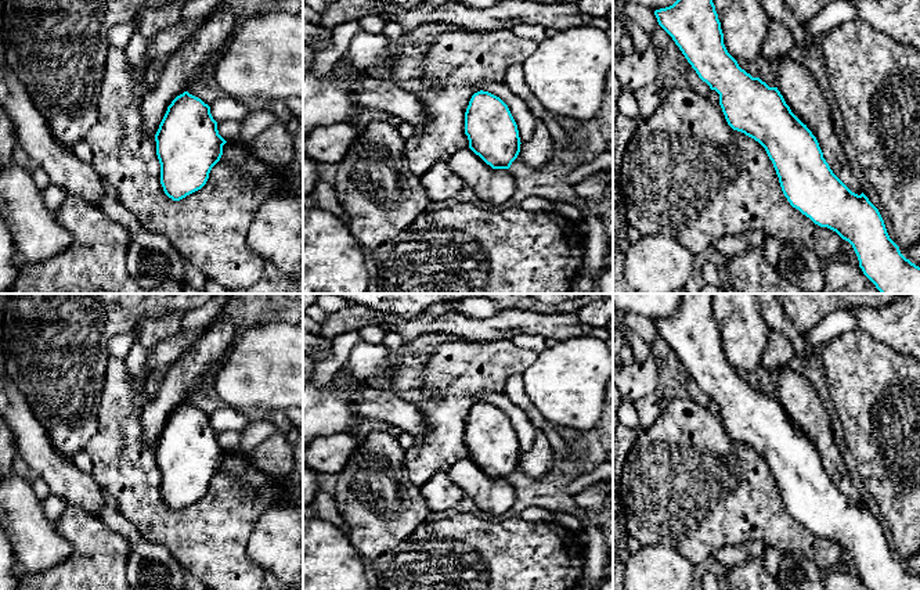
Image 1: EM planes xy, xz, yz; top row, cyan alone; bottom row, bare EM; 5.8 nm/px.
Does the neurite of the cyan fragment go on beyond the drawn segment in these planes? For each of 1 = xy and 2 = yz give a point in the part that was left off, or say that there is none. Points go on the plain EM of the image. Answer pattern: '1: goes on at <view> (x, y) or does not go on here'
1: does not go on here
2: does not go on here

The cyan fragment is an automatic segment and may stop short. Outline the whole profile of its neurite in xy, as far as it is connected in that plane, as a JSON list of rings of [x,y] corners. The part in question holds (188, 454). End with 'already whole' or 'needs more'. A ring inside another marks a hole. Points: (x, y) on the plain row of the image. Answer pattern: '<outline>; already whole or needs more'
[[[184,402],[177,406],[155,445],[160,494],[173,511],[201,500],[227,453],[217,440],[210,417]]]; already whole

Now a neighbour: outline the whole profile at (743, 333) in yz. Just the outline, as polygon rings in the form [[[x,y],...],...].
[[[712,294],[712,313],[728,363],[736,371],[755,373],[769,338],[757,298],[753,294]]]

